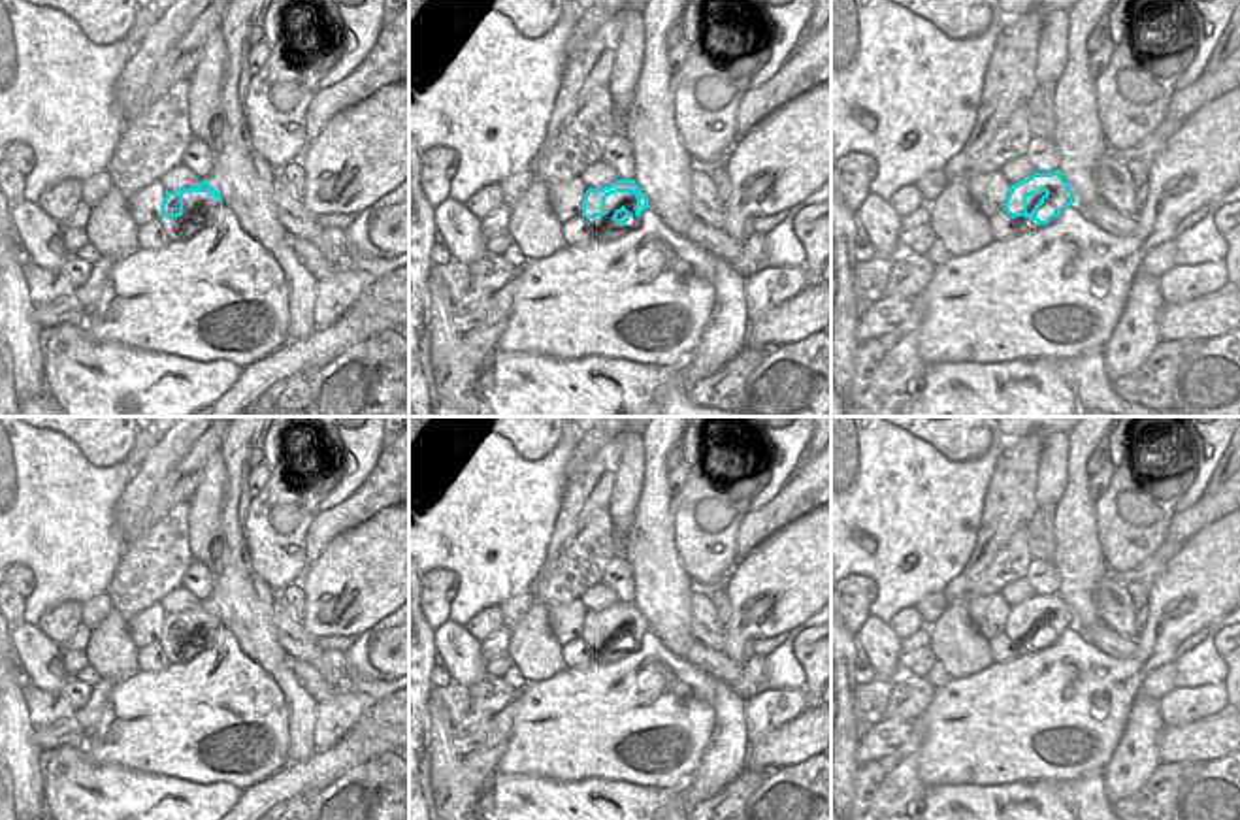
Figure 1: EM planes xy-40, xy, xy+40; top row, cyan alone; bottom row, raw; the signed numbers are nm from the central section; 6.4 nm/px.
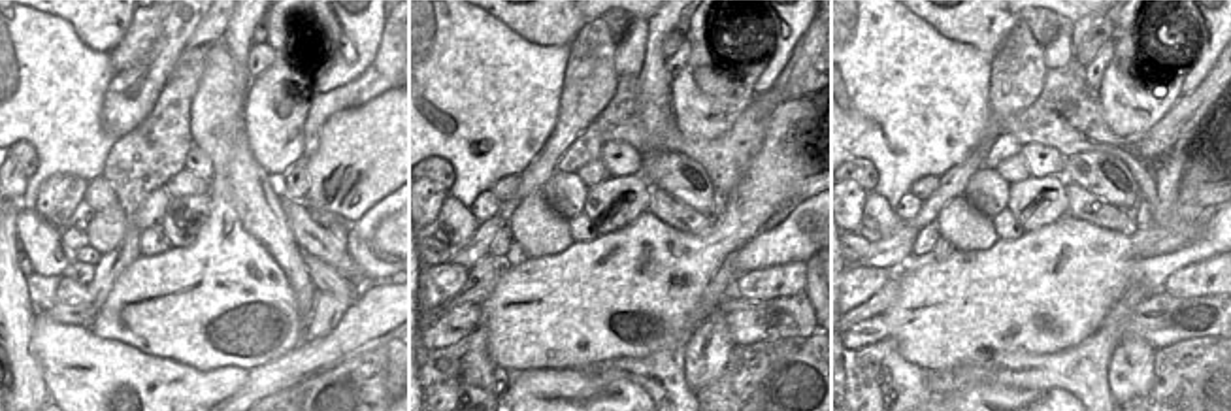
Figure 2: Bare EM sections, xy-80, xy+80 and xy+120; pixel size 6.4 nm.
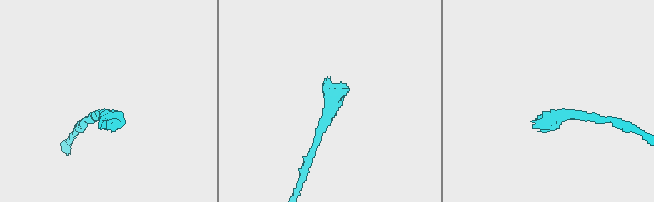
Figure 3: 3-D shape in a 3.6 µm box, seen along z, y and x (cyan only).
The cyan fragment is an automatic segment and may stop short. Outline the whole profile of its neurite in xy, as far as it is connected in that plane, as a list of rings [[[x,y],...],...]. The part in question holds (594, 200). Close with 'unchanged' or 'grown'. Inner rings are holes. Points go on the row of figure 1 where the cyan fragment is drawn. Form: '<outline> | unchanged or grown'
[[[618,179],[603,189],[588,189],[582,200],[582,217],[594,239],[611,241],[624,236],[624,224],[635,213],[648,209],[648,198],[633,179]]] | grown

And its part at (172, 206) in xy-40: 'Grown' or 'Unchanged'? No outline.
Grown

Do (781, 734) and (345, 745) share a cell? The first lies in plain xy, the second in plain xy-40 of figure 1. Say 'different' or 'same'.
different

